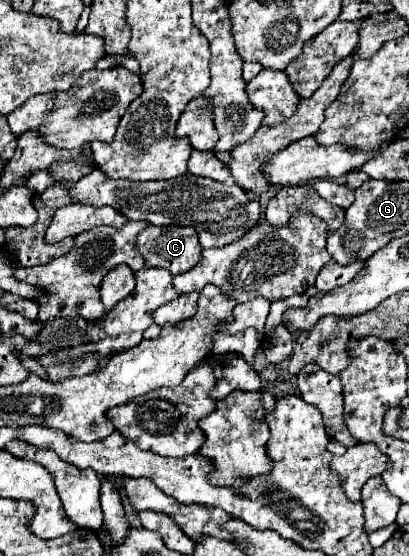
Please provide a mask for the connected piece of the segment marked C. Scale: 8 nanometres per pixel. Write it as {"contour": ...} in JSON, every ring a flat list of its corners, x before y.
{"contour":[[148,226,138,234,138,250,146,266,164,266,174,276,200,260,198,232,188,226]]}

